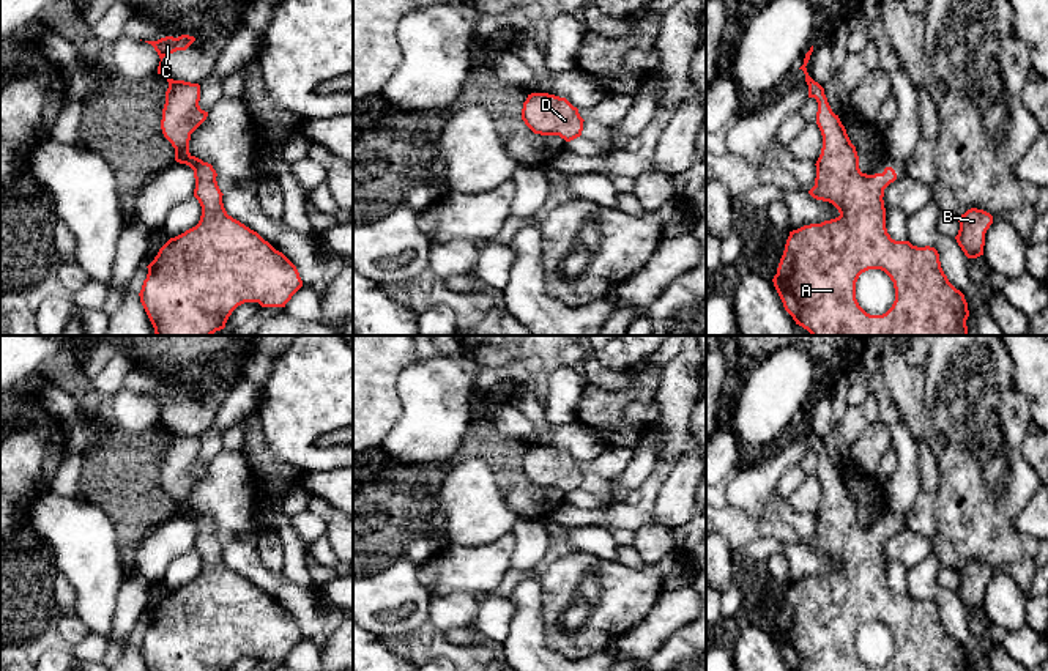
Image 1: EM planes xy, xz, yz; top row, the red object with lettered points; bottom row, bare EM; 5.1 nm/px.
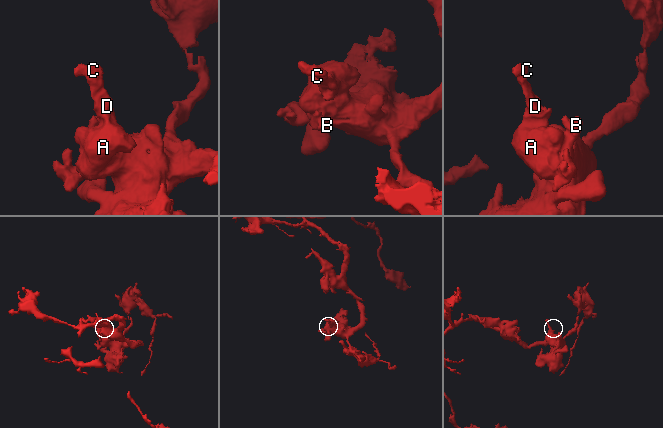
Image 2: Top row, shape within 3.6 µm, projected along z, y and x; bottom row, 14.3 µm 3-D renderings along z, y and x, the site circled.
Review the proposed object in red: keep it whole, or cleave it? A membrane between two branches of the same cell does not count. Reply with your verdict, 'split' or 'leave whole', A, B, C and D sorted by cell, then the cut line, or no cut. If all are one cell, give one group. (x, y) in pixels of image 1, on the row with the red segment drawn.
leave whole; groups A B C D; cut none

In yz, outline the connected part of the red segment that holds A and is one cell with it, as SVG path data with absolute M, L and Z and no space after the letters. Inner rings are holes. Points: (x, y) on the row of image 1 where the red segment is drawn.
M813 46L805 54L804 65L799 69L805 74L808 98L815 98L818 102L816 124L823 135L823 148L815 164L815 186L808 194L816 200L832 203L840 216L790 232L777 274L772 279L785 310L793 317L796 324L807 329L812 336L968 336L968 302L964 295L944 274L938 250L930 246L917 247L909 241L895 241L887 233L883 197L884 189L897 180L897 173L892 167L886 167L883 173L875 175L860 172L856 146L851 143L845 126L838 115L832 112L824 88L807 72L805 66L812 52ZM868 269L881 269L894 282L895 301L883 315L867 313L856 299L856 282Z

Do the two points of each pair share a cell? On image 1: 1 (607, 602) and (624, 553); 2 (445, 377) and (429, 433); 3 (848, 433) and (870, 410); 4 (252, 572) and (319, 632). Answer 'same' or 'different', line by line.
1: different
2: same
3: same
4: same

